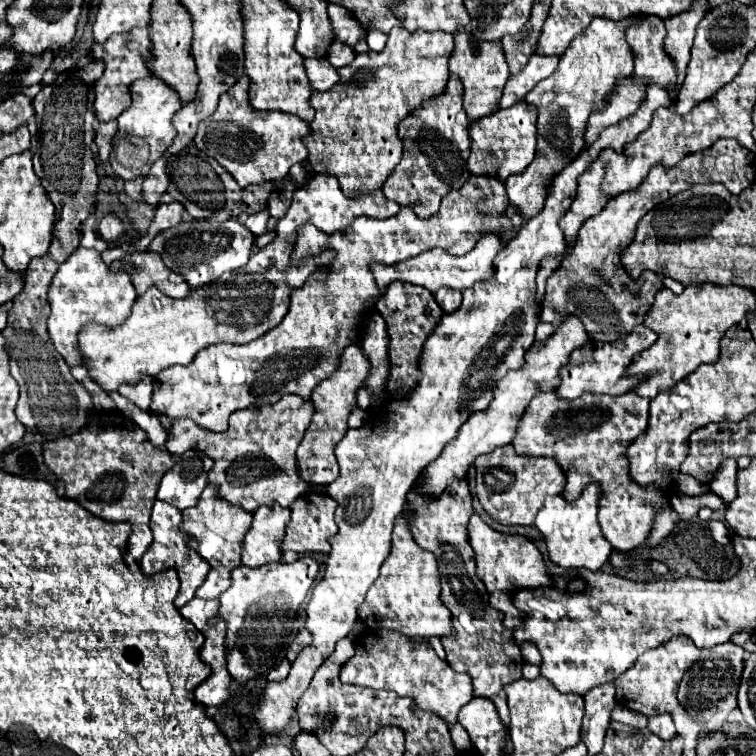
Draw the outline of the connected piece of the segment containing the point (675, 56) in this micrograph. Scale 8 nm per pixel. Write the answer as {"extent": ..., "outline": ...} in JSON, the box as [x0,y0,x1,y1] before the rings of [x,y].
{"extent":[664,2,708,90],"outline":[[[692,2],[692,6],[684,14],[676,14],[664,20],[664,26],[666,26],[664,50],[668,50],[668,56],[676,62],[676,70],[678,70],[676,88],[678,90],[682,88],[682,82],[686,76],[694,30],[706,12],[708,12],[708,2]]]}

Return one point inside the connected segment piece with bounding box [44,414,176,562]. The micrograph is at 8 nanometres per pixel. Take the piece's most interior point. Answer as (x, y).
(109, 467)

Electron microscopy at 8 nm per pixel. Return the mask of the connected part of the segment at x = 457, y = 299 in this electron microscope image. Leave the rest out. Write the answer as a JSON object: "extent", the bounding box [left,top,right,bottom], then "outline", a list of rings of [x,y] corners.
{"extent":[434,288,462,314],"outline":[[[440,288],[436,294],[434,294],[434,300],[438,302],[438,306],[444,310],[444,314],[450,314],[454,312],[460,302],[462,302],[462,294],[458,290],[448,290],[448,288]]]}

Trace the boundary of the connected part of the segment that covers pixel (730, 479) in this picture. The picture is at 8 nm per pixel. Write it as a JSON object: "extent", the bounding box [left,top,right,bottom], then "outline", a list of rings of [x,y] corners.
{"extent":[710,458,738,504],"outline":[[[728,458],[728,460],[724,460],[720,464],[720,470],[710,480],[710,490],[718,498],[722,498],[724,504],[728,504],[728,502],[732,502],[736,498],[736,472],[738,472],[736,460]]]}

